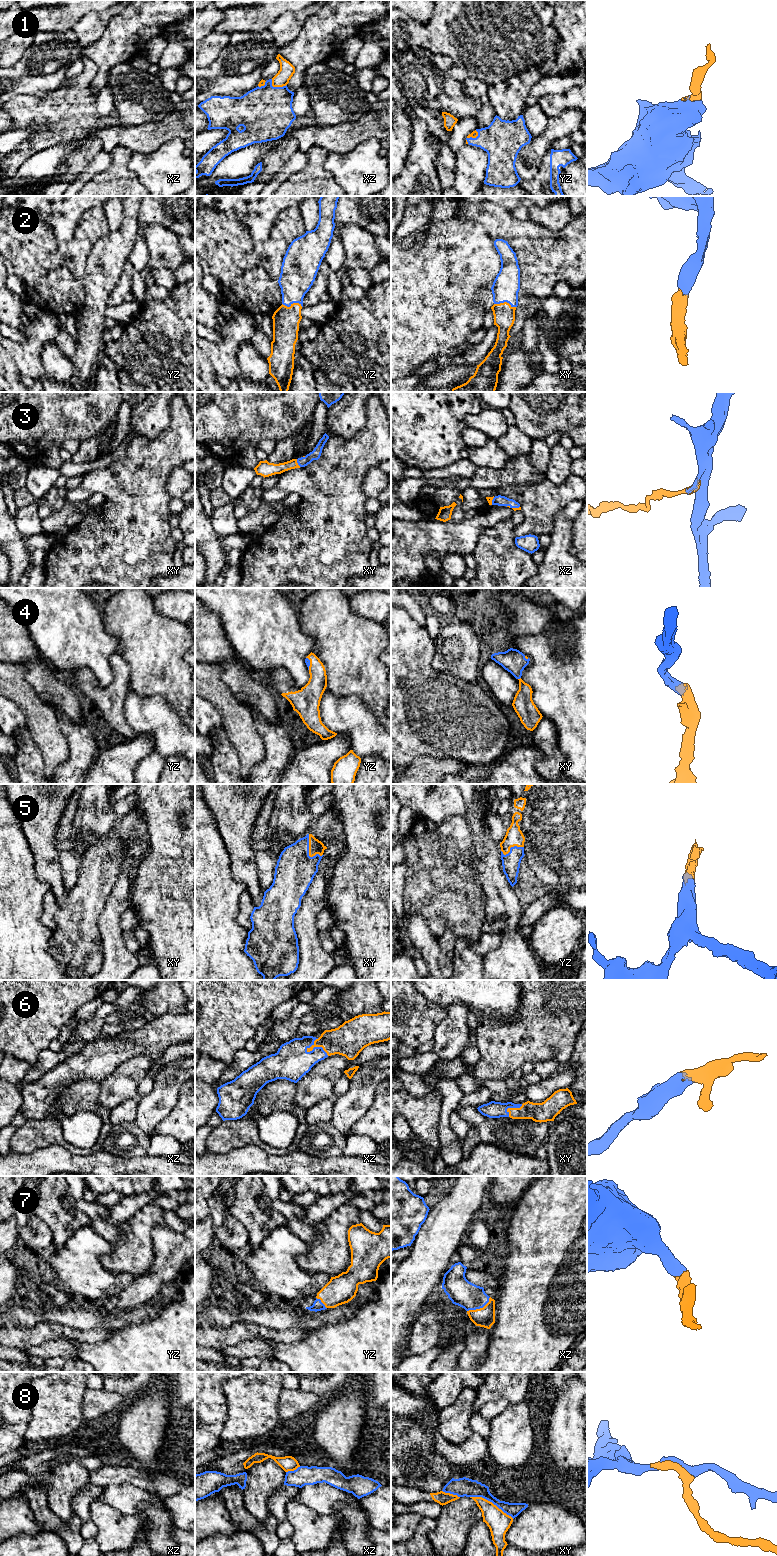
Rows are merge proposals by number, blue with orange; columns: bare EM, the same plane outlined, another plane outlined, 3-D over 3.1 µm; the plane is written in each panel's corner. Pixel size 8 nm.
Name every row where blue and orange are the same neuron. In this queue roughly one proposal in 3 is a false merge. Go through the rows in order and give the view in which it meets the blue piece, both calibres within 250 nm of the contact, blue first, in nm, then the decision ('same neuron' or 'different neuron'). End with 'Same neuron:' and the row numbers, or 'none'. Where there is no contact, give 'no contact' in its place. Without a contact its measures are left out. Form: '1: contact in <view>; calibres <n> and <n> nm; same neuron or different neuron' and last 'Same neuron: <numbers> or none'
1: contact in xz; calibres 420 and 120 nm; same neuron
2: contact in xy; calibres 220 and 180 nm; same neuron
3: contact in xy; calibres 80 and 120 nm; same neuron
4: contact in yz; calibres 50 and 170 nm; same neuron
5: contact in xy; calibres 320 and 110 nm; same neuron
6: contact in xz; calibres 280 and 260 nm; same neuron
7: contact in xz; calibres 220 and 160 nm; same neuron
8: contact in xy; calibres 150 and 180 nm; different neuron
Same neuron: 1, 2, 3, 4, 5, 6, 7

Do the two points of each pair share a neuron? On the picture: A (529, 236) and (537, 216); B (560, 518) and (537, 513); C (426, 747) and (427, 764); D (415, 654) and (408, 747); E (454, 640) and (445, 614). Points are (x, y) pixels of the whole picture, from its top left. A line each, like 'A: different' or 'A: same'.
A: different
B: different
C: different
D: same
E: different

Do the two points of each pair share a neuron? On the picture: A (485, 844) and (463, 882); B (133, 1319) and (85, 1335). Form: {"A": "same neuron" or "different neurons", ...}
{"A": "different neurons", "B": "different neurons"}

